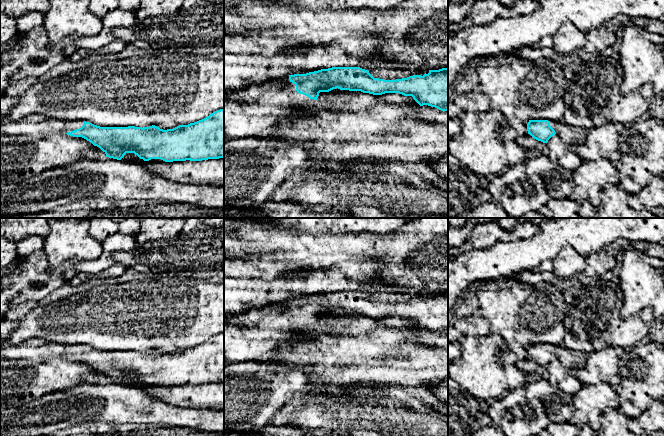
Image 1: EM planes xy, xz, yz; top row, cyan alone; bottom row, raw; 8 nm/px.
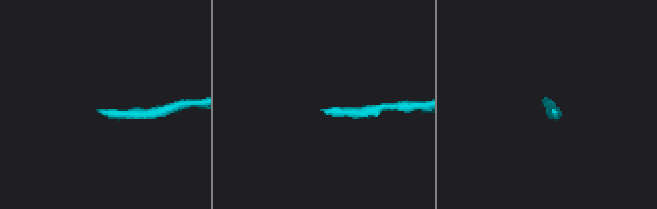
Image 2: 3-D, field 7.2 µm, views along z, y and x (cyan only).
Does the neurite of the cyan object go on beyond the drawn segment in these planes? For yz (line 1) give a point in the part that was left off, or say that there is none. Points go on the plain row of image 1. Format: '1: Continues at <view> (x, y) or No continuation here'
1: Continues at yz (571, 359)

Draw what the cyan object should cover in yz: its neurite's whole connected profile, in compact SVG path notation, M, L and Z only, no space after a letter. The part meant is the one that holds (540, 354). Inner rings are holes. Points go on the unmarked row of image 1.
M529 344L527 355L534 363L547 367L557 358L568 369L581 369L586 366L587 354L567 348L548 344Z

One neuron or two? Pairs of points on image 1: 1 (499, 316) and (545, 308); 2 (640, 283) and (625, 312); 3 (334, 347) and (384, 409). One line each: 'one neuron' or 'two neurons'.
1: one neuron
2: one neuron
3: two neurons

